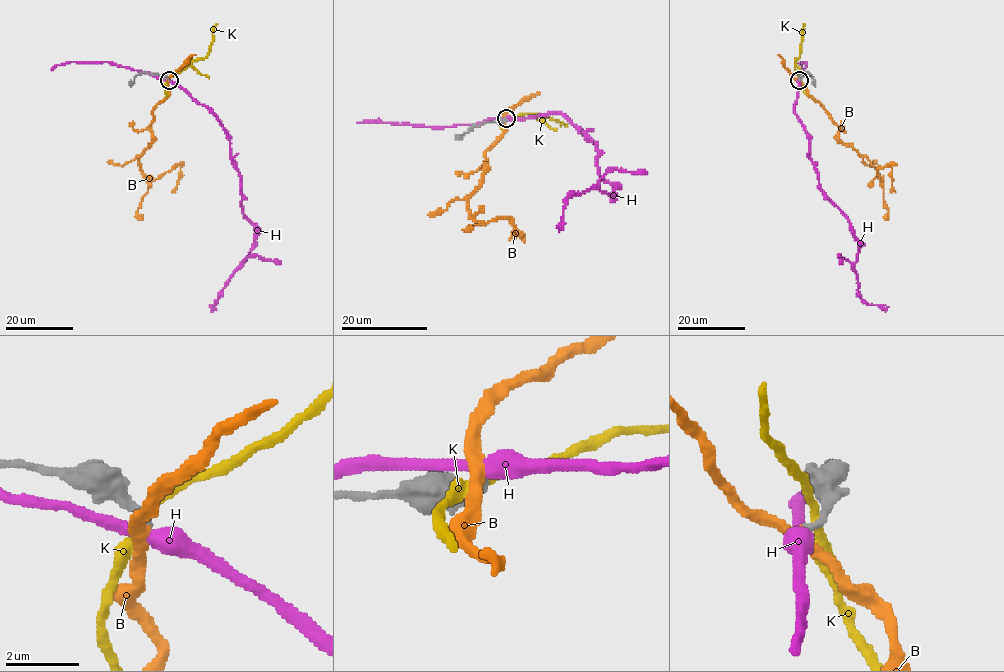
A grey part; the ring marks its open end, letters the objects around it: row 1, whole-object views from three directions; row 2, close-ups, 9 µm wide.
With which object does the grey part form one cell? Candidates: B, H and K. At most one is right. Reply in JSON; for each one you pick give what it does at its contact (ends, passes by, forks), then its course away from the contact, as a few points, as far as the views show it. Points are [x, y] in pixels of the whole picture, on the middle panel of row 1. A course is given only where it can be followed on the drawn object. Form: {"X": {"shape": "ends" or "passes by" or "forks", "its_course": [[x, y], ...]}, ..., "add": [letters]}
{"B": {"shape": "passes by", "its_course": [[505, 118], [468, 213], [480, 223], [506, 217], [520, 235], [508, 239]]}, "add": ["B"]}

